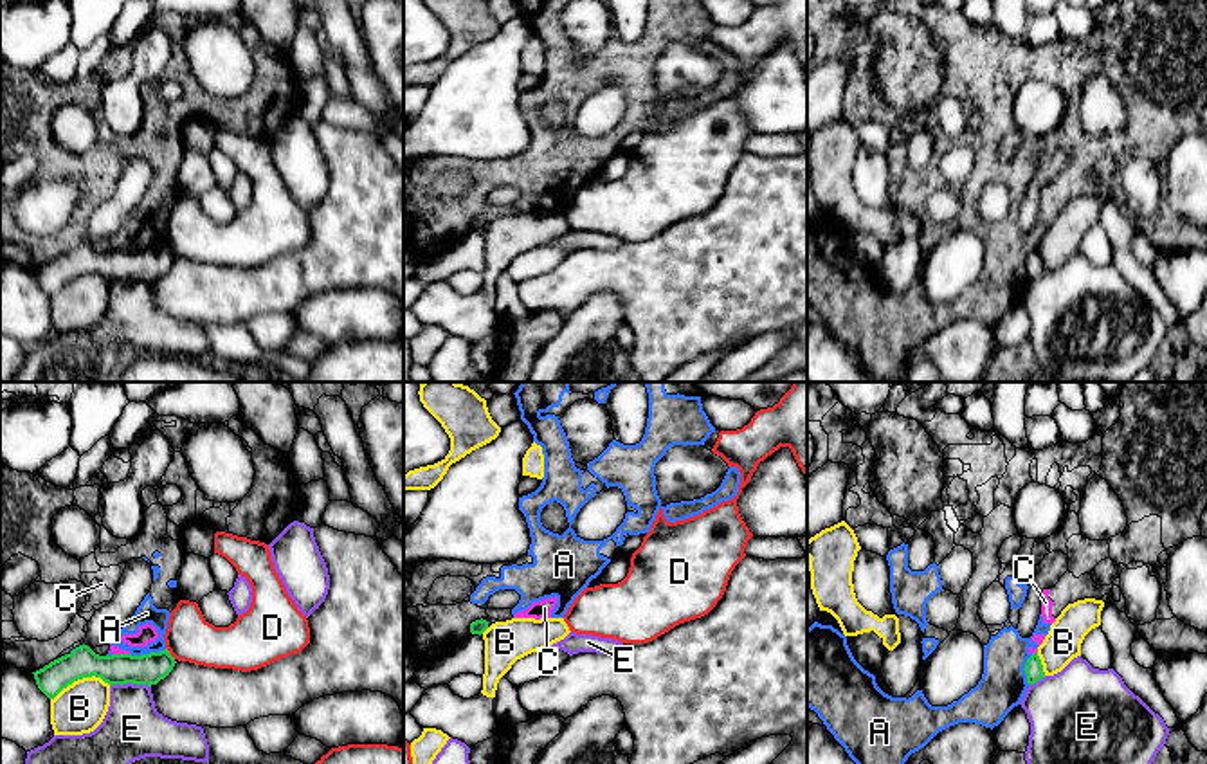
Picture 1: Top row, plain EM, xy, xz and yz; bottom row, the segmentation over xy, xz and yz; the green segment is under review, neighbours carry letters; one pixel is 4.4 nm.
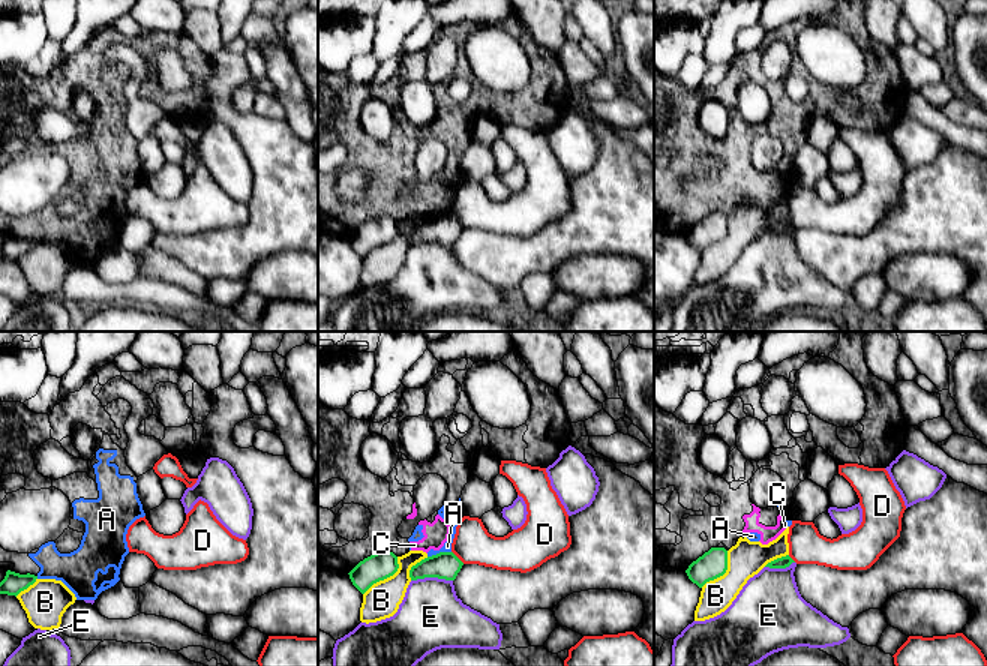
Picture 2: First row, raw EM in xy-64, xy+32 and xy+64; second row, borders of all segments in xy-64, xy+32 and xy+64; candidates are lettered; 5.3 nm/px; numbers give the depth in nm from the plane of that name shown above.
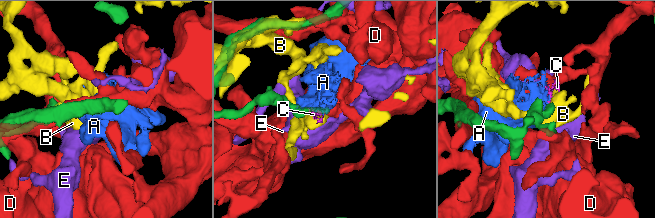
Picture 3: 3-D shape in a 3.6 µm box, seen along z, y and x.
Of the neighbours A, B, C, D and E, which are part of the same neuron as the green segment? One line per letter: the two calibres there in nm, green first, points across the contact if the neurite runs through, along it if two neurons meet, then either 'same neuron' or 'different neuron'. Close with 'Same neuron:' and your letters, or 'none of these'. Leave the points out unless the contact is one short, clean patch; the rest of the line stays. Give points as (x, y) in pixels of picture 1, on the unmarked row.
A: calibres 140 and 100 nm; border xy (166, 245), (130, 251); different neuron
B: calibres 140 and 220 nm; different neuron
C: calibres 140 and 40 nm; border xy (112, 249), (128, 251); different neuron
D: calibres 140 and 200 nm; different neuron
E: calibres 140 and 280 nm; different neuron
Same neuron: none of these

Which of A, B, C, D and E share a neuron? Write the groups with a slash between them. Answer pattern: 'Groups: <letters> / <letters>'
Groups: A C / B / D / E

